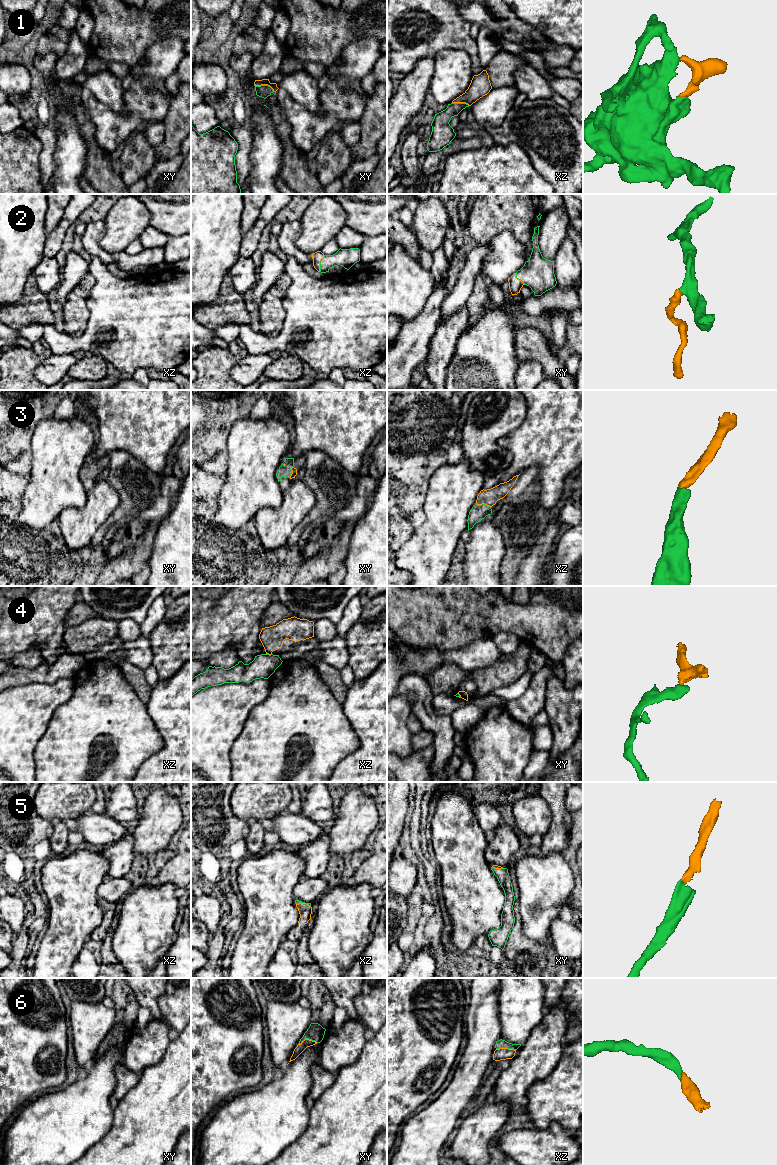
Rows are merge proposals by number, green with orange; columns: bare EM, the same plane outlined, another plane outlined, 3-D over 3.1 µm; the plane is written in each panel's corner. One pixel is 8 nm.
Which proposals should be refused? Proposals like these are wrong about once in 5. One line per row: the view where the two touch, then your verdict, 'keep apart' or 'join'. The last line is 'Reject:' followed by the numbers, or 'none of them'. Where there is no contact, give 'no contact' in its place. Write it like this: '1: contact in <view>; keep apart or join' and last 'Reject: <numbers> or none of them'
1: contact in xy; join
2: contact in xz; join
3: contact in xz; join
4: contact in xz; keep apart
5: contact in xz; join
6: contact in xz; join
Reject: 4

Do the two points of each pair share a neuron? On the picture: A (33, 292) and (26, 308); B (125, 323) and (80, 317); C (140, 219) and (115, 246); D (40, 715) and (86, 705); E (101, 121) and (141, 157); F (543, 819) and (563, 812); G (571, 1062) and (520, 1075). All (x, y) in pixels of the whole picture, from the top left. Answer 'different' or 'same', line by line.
A: same
B: different
C: same
D: different
E: different
F: different
G: different

